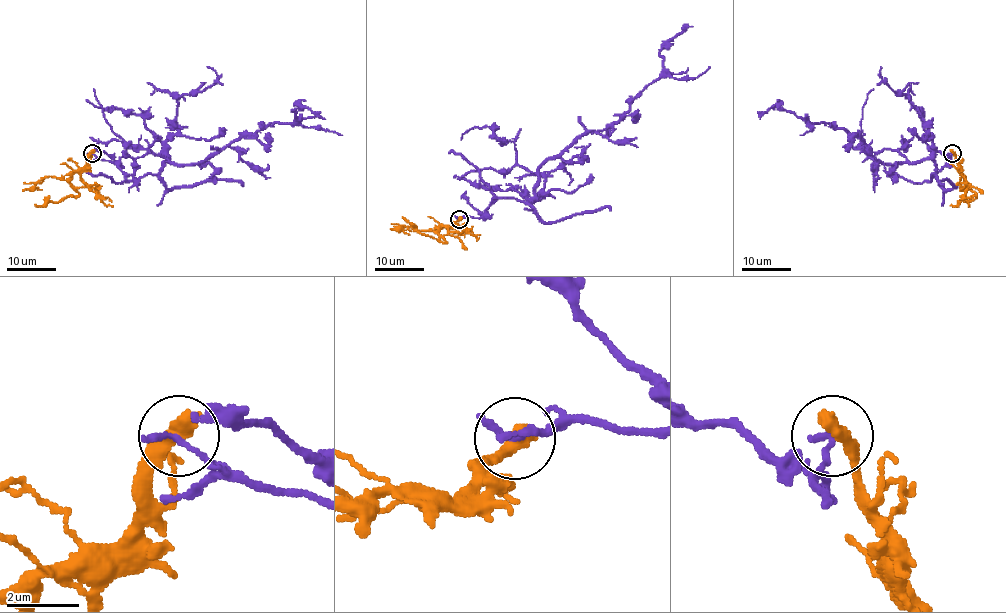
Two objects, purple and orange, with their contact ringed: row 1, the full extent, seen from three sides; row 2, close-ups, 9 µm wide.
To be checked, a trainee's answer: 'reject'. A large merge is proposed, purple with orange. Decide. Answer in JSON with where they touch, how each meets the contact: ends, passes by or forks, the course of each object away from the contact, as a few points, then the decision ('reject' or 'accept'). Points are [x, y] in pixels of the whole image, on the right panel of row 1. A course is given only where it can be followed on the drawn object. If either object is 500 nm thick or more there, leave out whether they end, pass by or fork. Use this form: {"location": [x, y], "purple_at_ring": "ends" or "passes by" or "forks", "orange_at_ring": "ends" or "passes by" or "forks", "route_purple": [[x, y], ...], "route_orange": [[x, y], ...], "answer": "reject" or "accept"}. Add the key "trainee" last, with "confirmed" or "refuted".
{"location": [952, 153], "route_purple": [[952, 153], [930, 180], [930, 159], [878, 161], [857, 136], [828, 122], [772, 107], [760, 119]], "route_orange": [[952, 153], [960, 172], [975, 196], [968, 202], [950, 205]], "answer": "reject", "trainee": "confirmed"}

